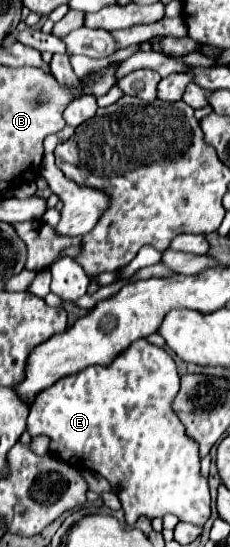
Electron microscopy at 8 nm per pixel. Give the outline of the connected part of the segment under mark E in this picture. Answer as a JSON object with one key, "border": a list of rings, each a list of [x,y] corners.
{"border":[[[137,340],[133,342],[125,352],[121,352],[109,366],[89,366],[85,368],[83,372],[79,374],[73,374],[73,376],[65,376],[61,380],[57,380],[53,386],[45,388],[43,392],[39,392],[35,396],[35,402],[31,406],[31,412],[29,412],[29,420],[27,420],[27,432],[31,436],[35,434],[47,434],[51,438],[51,452],[55,456],[59,456],[61,460],[73,464],[75,468],[87,468],[91,472],[97,472],[101,476],[105,476],[111,484],[119,484],[121,486],[121,492],[119,492],[119,500],[123,504],[123,512],[125,512],[125,520],[129,524],[133,524],[139,516],[147,516],[147,518],[163,518],[165,514],[175,514],[179,520],[183,522],[189,522],[189,524],[197,524],[197,526],[203,526],[211,514],[211,494],[209,494],[209,486],[207,482],[203,482],[203,476],[201,476],[201,470],[199,470],[199,452],[197,452],[197,444],[185,434],[185,428],[183,424],[177,420],[177,414],[173,412],[173,400],[179,392],[179,374],[177,374],[177,366],[173,362],[173,356],[147,342],[147,340]]]}

